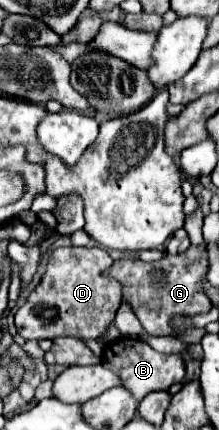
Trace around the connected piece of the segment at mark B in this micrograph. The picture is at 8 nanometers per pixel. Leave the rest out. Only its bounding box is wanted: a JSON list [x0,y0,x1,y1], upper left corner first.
[101,337,187,399]

